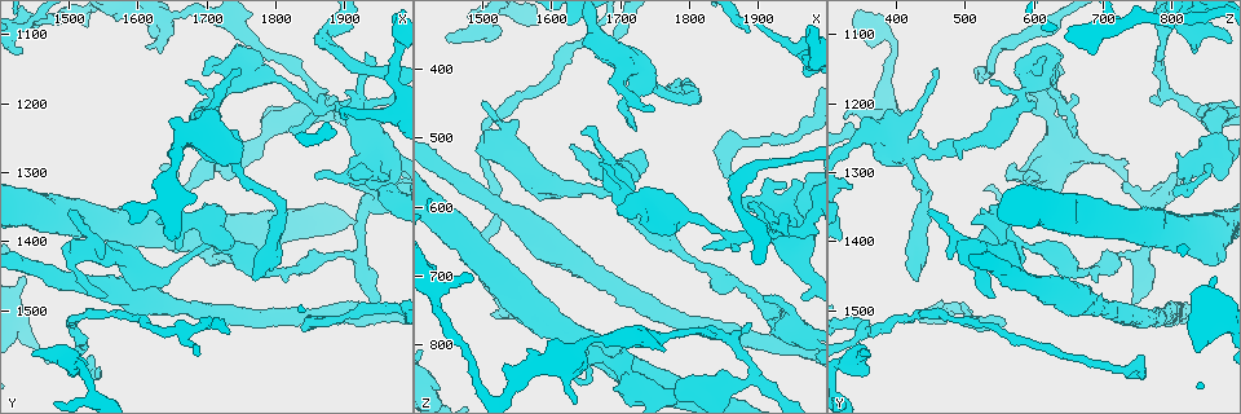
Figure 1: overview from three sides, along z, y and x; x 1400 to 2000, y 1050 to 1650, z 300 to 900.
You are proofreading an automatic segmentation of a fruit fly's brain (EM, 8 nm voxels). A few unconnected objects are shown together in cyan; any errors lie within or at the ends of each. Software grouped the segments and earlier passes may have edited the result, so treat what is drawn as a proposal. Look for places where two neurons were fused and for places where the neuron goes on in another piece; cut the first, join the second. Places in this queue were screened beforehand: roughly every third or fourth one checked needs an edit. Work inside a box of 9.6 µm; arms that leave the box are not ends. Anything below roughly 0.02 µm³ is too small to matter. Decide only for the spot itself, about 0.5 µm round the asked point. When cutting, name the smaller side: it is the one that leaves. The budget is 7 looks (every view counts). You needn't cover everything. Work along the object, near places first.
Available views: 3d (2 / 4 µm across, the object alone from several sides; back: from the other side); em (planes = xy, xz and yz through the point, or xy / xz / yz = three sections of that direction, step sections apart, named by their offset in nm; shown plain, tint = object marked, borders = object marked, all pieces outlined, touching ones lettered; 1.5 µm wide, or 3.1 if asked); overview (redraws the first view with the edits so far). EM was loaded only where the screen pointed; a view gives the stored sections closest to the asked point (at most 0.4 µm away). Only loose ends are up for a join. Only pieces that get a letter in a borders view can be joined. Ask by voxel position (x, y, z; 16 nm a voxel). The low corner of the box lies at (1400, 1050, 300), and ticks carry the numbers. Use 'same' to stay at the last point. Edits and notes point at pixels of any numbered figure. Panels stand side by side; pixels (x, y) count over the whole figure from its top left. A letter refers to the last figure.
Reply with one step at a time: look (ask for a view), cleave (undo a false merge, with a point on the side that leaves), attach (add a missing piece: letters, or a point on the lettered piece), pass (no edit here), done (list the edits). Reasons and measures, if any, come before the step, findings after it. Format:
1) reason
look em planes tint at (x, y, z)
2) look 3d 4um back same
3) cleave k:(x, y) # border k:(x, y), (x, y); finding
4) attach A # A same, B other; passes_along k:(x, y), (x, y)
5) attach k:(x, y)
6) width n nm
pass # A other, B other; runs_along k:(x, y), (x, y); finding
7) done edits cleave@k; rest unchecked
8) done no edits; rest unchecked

branch stops here
look em planes borders at (1500, 1355, 450)

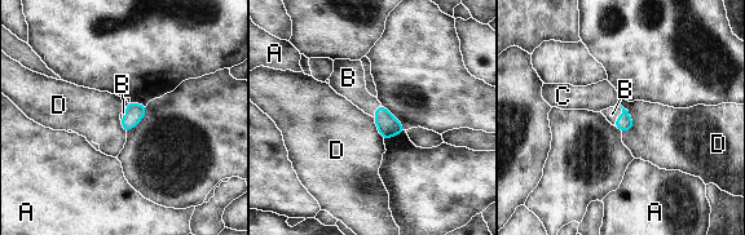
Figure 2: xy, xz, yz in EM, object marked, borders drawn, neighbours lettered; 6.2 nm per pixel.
longest_contact D 180 nm
attach B # A other, B same, C other, D other; passes_along 2:(624, 123), (621, 115), (612, 114); it goes on there

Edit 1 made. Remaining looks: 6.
four-way junction
look 3d 4um back at (1920, 1210, 630)

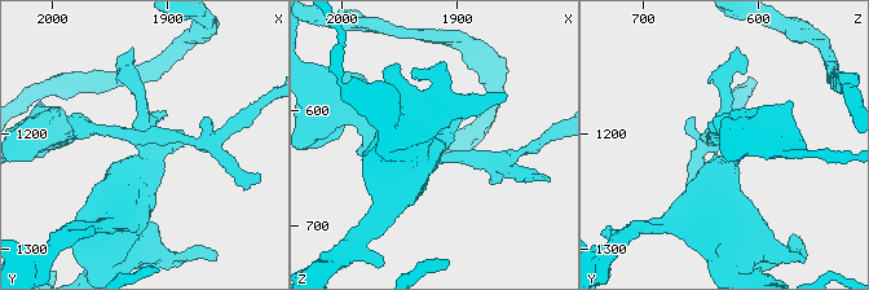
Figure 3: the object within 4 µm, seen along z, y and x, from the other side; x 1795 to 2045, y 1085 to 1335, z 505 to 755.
now the EM
look em planes borders same

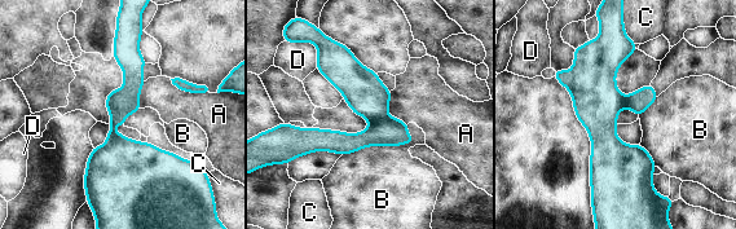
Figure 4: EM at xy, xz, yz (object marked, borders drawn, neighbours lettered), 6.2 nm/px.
longest_contact B 480 nm
cleave 4:(386, 131) # A other, B other, C other, D other; part_leaving 4:(295, 133), (307, 140), (410, 139); a second neuron is stuck on

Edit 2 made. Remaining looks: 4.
free end
look 3d 2um back at (1445, 1565, 355)

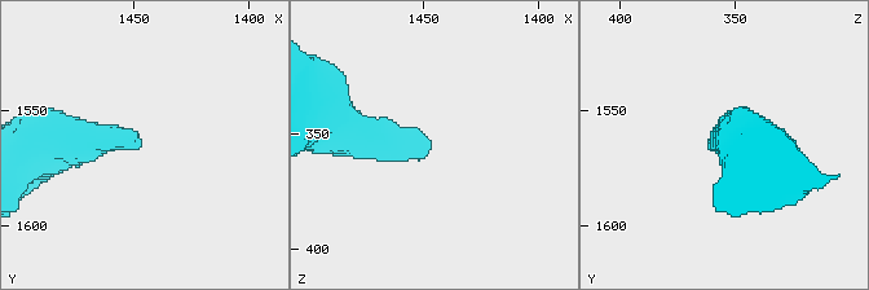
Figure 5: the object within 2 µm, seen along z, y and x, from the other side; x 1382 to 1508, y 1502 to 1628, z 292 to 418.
shape alone is not enough
look em xy step 4 borders at (1446, 1565, 355)

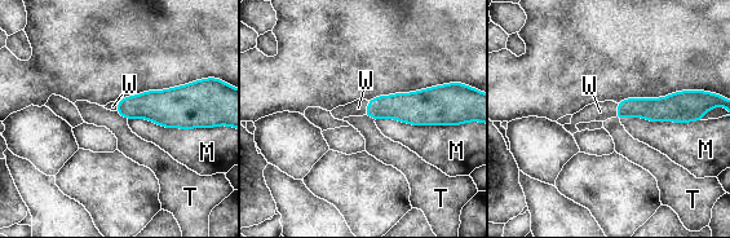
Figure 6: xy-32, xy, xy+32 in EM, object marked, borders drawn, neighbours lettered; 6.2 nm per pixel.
longest_contact M 500 nm
attach W # M other, T other, W same; it goes on there

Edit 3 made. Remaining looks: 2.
done edits attach@2, cleave@4, attach@6; rest unchecked

